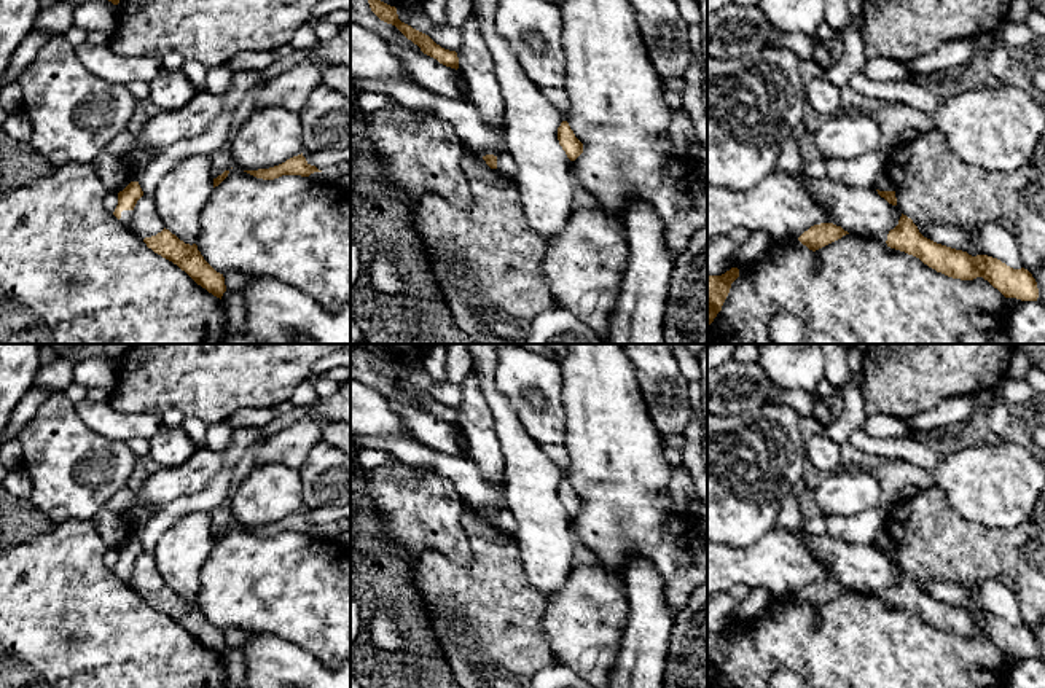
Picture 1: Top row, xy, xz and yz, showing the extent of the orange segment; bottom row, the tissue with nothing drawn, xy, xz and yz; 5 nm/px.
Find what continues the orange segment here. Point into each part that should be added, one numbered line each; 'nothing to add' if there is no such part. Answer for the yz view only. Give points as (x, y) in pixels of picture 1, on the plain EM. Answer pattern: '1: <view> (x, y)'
nothing to add

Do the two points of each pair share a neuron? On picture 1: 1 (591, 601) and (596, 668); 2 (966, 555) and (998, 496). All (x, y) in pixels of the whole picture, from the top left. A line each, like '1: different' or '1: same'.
1: same
2: different

